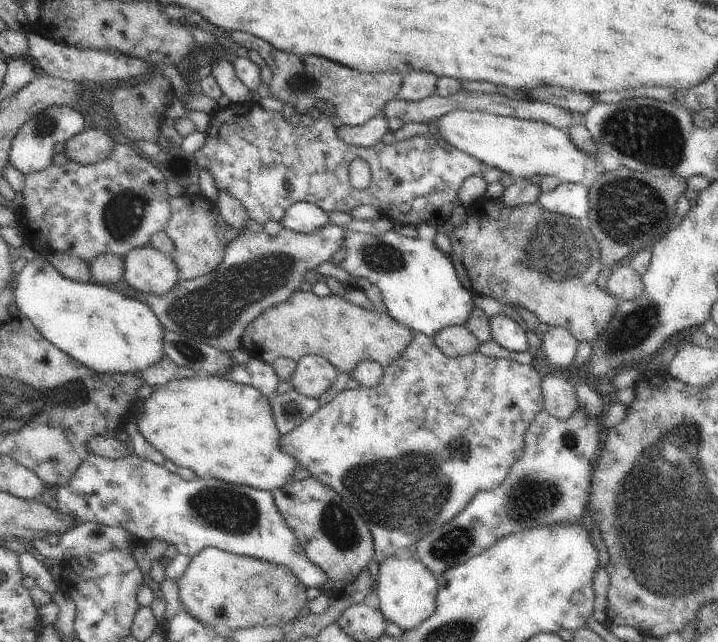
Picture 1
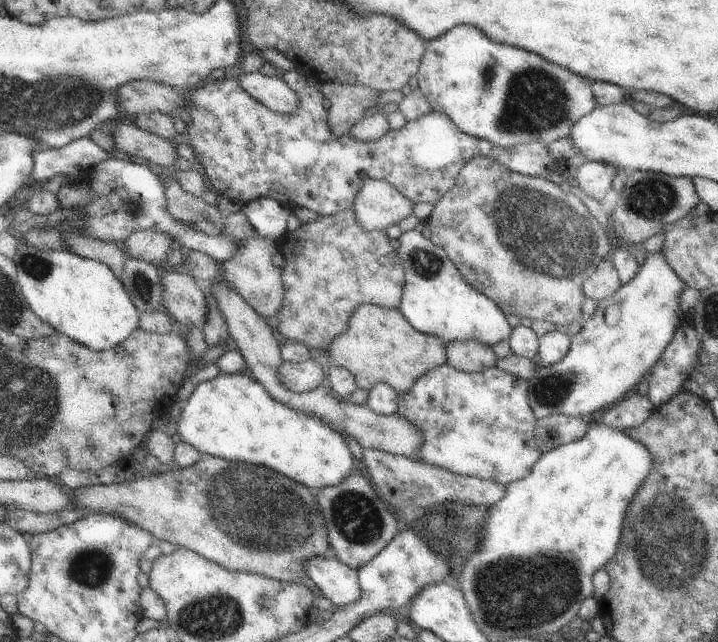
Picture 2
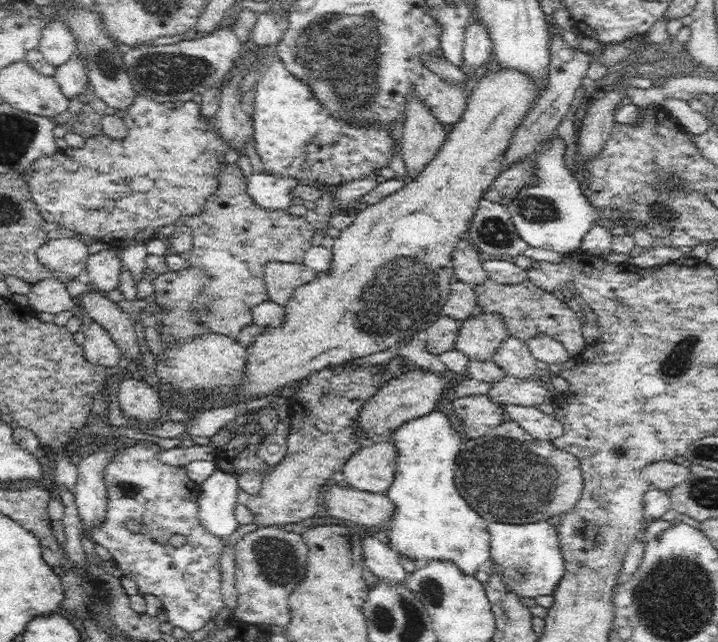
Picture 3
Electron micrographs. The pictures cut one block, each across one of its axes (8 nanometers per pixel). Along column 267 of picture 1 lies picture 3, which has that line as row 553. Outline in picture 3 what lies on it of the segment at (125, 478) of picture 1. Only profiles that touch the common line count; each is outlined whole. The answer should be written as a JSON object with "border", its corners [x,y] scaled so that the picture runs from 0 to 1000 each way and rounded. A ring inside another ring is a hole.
{"border":[[[751,812],[741,816],[678,815],[682,843],[682,871],[692,879],[702,911],[724,930],[747,931],[755,925],[767,927],[783,903],[787,879],[776,836],[776,821]]]}

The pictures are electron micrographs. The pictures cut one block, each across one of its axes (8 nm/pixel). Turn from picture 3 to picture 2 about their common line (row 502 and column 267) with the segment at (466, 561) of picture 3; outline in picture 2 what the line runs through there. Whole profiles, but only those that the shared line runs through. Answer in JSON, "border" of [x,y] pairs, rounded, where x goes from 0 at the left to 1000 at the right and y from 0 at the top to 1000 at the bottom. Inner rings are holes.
{"border":[[[306,581],[295,592],[274,598],[265,620],[252,628],[252,632],[251,654],[241,659],[240,665],[248,673],[253,688],[266,692],[280,707],[330,720],[365,723],[396,738],[400,745],[418,751],[422,757],[446,763],[471,757],[479,745],[493,738],[490,731],[497,718],[492,717],[485,688],[478,684],[479,679],[474,673],[460,667],[451,654],[446,654],[437,645],[415,642],[404,636],[404,629],[398,632],[382,623],[382,617],[373,614],[368,601],[340,583]]]}

